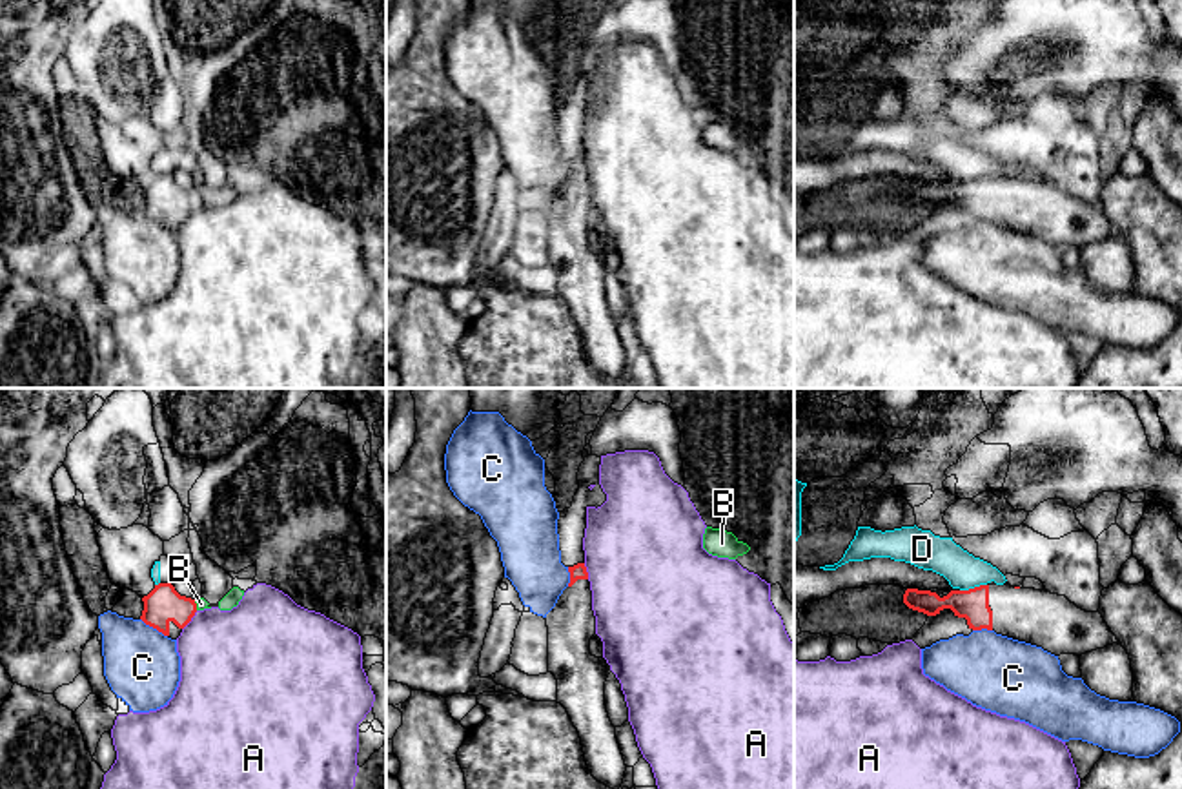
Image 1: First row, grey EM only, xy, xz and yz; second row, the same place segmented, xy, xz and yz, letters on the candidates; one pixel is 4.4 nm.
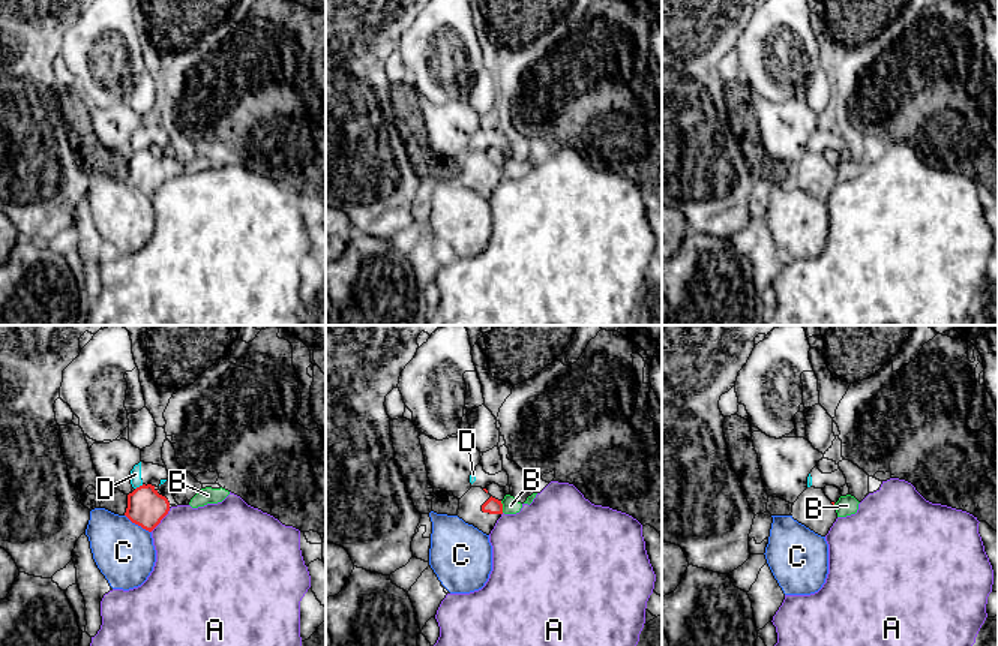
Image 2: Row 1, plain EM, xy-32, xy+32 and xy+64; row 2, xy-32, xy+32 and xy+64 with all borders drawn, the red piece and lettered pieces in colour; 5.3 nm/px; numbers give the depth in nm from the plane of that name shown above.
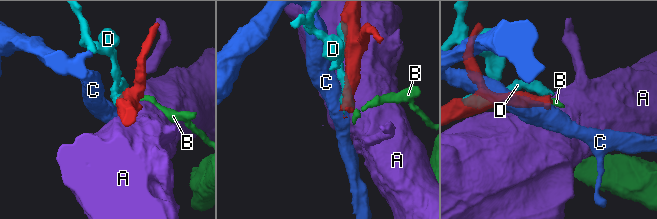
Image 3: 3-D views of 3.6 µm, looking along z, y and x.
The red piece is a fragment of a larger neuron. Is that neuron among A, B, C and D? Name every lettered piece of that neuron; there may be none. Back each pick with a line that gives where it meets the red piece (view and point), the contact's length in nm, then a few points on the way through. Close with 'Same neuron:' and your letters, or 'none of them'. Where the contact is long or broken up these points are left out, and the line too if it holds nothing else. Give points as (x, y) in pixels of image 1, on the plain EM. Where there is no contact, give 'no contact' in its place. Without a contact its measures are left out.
Same neuron: none of them

